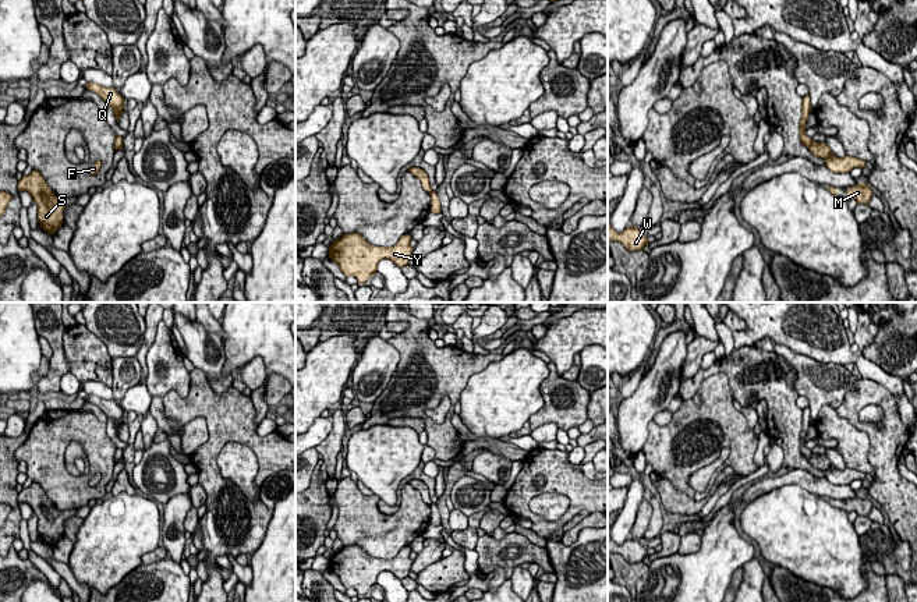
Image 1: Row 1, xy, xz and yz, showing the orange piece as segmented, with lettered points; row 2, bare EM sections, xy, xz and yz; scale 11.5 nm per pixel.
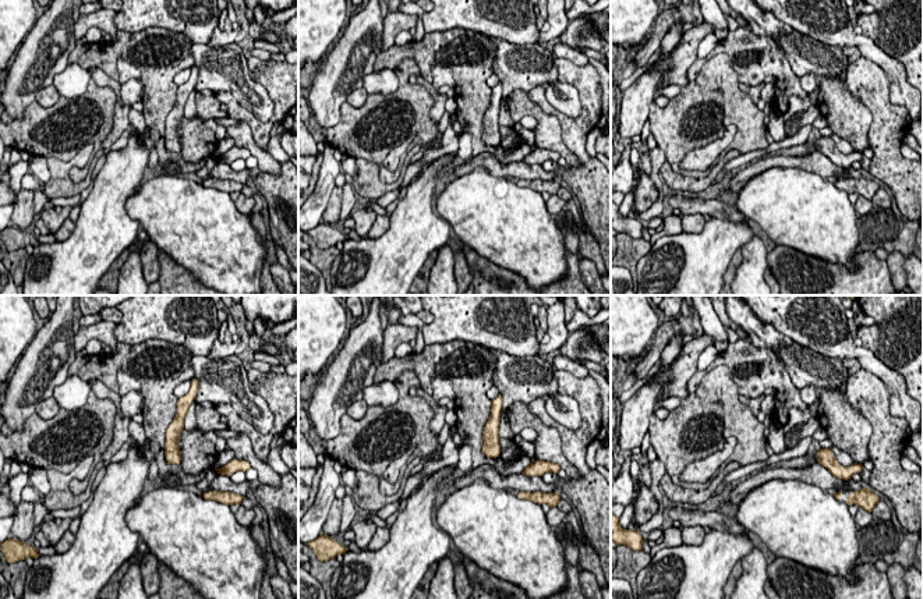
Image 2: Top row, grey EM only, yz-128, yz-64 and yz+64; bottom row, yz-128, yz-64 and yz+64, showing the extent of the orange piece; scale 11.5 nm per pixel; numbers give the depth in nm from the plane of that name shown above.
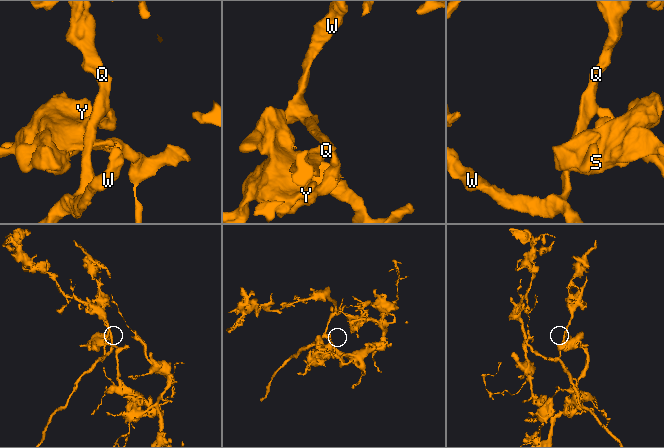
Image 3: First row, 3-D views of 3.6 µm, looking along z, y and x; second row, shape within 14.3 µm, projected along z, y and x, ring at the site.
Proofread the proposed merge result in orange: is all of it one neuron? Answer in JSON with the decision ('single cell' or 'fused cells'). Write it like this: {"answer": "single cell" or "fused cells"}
{"answer": "fused cells"}

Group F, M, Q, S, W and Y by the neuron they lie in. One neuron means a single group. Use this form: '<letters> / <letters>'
F M S Y / Q W

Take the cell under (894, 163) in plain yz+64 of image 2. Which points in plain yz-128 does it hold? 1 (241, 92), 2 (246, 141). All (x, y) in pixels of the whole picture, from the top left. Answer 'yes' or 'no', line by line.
1: no
2: no

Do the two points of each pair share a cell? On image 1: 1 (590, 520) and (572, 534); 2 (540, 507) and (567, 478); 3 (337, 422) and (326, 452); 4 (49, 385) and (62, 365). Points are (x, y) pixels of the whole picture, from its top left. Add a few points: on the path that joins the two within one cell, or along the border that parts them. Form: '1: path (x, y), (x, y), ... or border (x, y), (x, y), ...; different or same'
1: path (586, 521), (576, 530); same
2: border (528, 500), (542, 494), (563, 494), (570, 505); different
3: path (337, 429), (332, 445); same
4: path (52, 381), (57, 369); same

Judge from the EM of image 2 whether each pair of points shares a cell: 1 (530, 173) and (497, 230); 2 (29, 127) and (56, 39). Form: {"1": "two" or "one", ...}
{"1": "two", "2": "two"}

